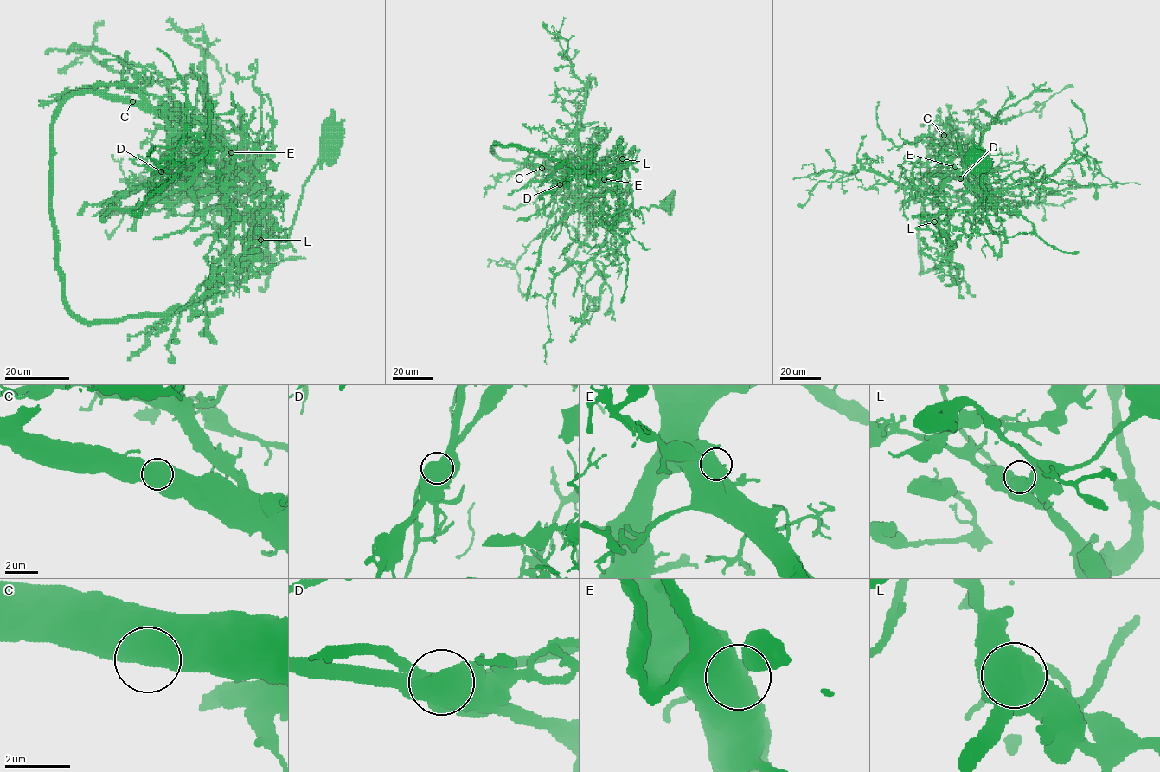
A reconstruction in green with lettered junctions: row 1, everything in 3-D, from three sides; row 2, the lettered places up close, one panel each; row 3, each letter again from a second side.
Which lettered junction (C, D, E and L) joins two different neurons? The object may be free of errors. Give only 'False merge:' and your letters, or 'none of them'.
False merge: E

